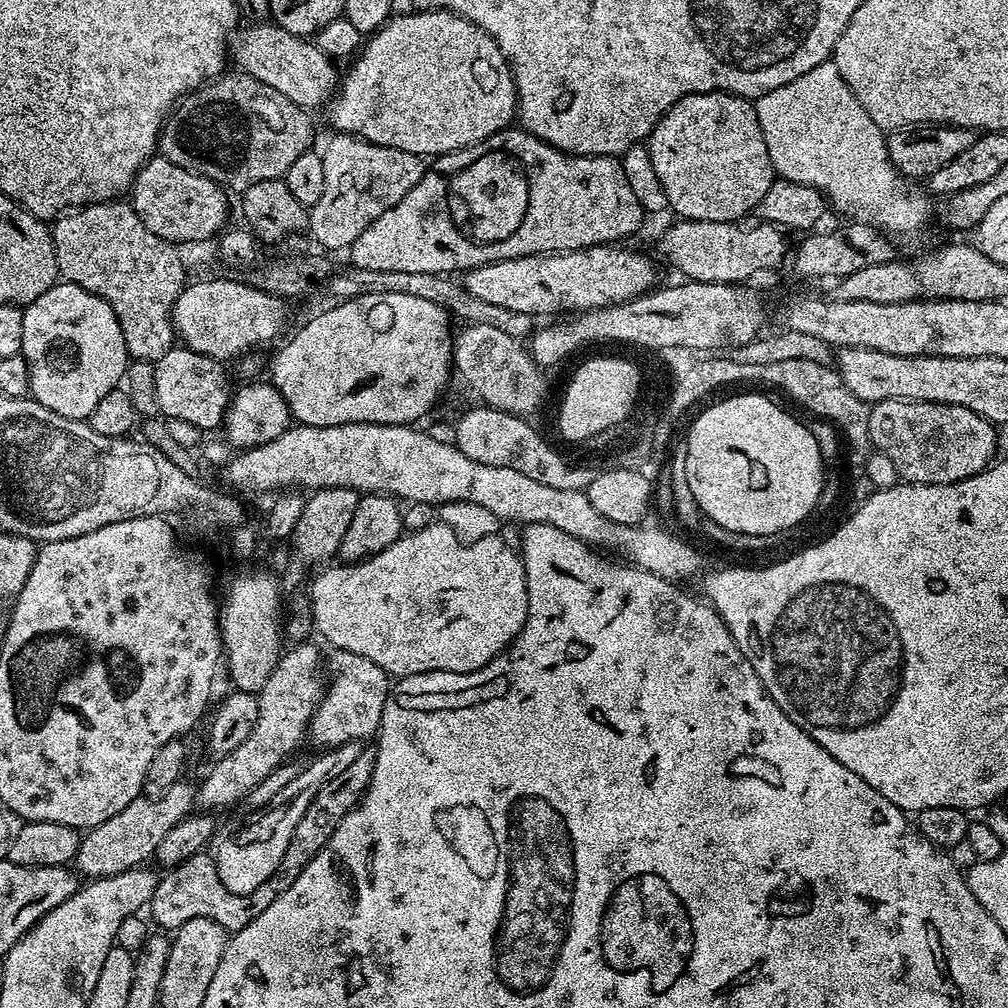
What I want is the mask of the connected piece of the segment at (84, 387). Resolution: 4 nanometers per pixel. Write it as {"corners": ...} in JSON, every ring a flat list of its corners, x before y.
{"corners":[[57,282,50,290,46,290,46,294,42,294,37,300,24,308,24,317,22,318,22,346,20,347,20,355,23,356,26,366,29,370,30,396,42,406,46,406,50,410,54,410,54,414,62,414,71,420,87,421,95,406,98,405,100,399,109,394,113,388,117,387,125,379,127,370,130,365,130,357,126,350,126,342,122,338,122,326,118,322,118,318,114,314,114,310,101,296,96,296,92,292,87,292,82,286,70,284,67,282]]}

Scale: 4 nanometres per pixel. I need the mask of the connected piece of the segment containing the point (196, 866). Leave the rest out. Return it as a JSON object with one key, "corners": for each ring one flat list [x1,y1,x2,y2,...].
{"corners":[[208,852,194,854,171,870,165,871,163,875,157,879,150,901,152,916,160,930,181,928,186,922,190,922,190,918,210,918,231,934,250,926,250,922,254,922,254,918,262,914,260,908,266,910,264,904,270,906,268,900,274,902,272,896,278,898,283,893,280,888,272,888,272,884,264,881,252,893,246,894,248,900,236,900,236,894,222,884,216,869,216,859]]}

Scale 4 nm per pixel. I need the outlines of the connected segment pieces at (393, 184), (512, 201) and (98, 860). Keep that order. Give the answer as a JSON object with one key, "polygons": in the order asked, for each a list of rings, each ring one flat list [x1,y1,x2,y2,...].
{"polygons":[[[347,134,333,135,333,140,325,148,322,148,324,157,324,173,326,174,326,186,322,186,322,198,318,198,316,205,308,212,307,231,312,231,312,236,321,244,321,249,340,248,346,250,378,218,378,214,386,214,390,206,398,206,402,198,413,186,420,183,426,175,426,164,421,157,415,156,412,152,398,150,390,146,372,144,363,136,350,136]],[[508,148,496,150,480,150,471,153,468,164,457,173,451,172,445,185,444,200,452,206,452,229,458,232,466,242,476,248,490,248,502,242,508,242,512,236,520,232,524,224,528,224,528,216,532,214,532,200,536,190,536,158,520,158]],[[175,783,163,794,157,795,157,800,151,800,148,794,136,796,134,802,126,806,126,810,87,829,80,838,74,861,75,871,81,877,88,876,84,878,99,878,129,872,131,868,139,868,145,862,151,861,162,838,193,811,197,789,184,783]]]}

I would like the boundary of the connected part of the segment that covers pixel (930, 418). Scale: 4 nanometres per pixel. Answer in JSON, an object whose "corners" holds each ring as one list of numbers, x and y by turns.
{"corners":[[880,400,868,413,868,438,875,451,886,454,898,466,901,481,910,484,956,484,984,471,993,463,996,452,997,425,966,410,966,406,935,404,921,400]]}

